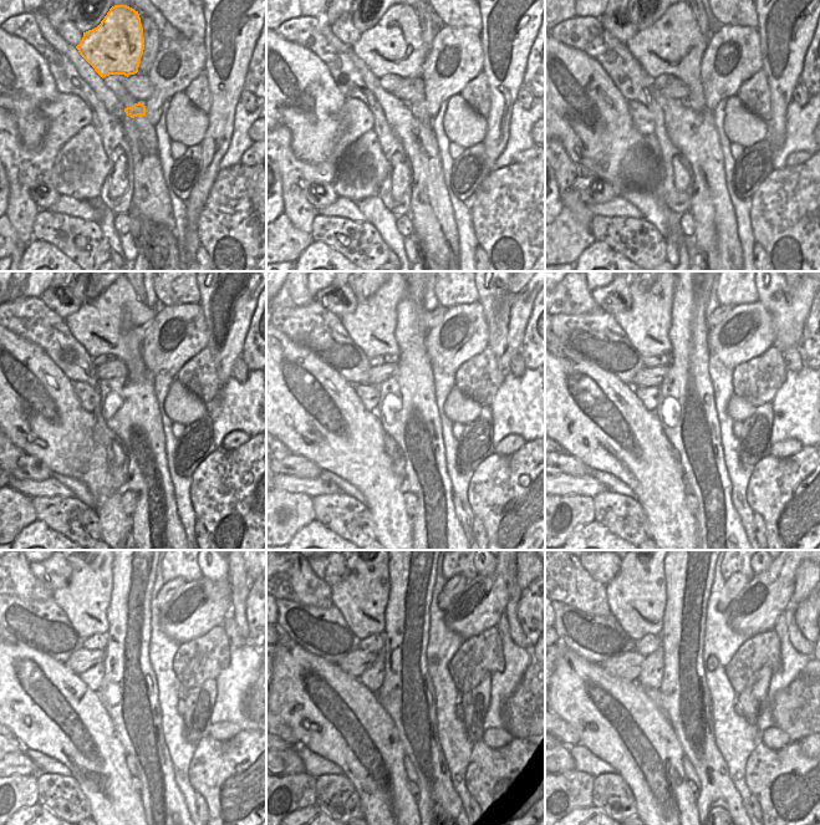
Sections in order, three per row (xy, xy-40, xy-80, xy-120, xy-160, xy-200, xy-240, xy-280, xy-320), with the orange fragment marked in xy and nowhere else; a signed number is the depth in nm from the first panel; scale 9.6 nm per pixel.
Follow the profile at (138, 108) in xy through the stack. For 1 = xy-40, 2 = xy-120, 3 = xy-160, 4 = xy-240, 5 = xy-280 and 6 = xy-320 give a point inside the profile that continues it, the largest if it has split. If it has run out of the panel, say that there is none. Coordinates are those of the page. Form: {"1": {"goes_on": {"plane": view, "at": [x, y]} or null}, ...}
{"1": {"goes_on": {"plane": "xy-40", "at": [418, 108]}}, "2": {"goes_on": {"plane": "xy-120", "at": [116, 322]}}, "3": {"goes_on": {"plane": "xy-160", "at": [372, 324]}}, "4": {"goes_on": {"plane": "xy-240", "at": [86, 599]}}, "5": {"goes_on": {"plane": "xy-280", "at": [362, 596]}}, "6": {"goes_on": {"plane": "xy-320", "at": [637, 595]}}}

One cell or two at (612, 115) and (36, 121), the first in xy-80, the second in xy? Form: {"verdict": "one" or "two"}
{"verdict": "one"}

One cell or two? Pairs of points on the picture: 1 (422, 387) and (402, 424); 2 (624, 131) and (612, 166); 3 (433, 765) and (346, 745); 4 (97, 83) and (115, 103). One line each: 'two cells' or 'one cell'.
1: one cell
2: one cell
3: two cells
4: one cell

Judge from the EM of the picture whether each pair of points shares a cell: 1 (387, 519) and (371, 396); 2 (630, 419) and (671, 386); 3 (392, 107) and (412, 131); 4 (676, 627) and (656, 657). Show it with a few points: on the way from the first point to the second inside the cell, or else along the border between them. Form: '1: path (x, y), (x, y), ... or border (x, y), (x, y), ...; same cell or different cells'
1: border (355, 388), (361, 402), (373, 412); different cells
2: border (655, 411), (660, 426), (667, 437); different cells
3: path (397, 113), (406, 125); same cell
4: border (661, 645), (662, 677); different cells

